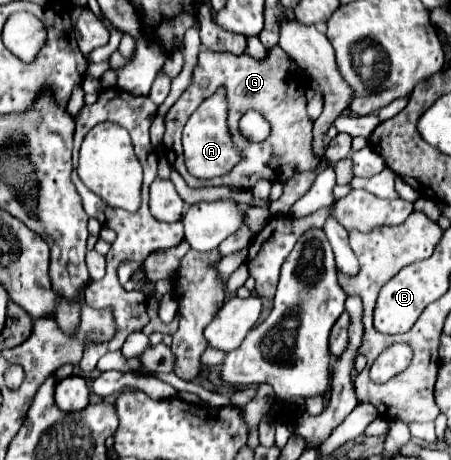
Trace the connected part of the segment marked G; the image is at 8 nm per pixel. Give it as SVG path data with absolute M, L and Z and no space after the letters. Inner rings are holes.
M280 46L272 48L268 52L266 60L254 60L248 54L232 56L232 54L218 54L218 52L210 52L210 50L202 50L198 54L198 64L194 66L190 86L182 92L182 96L166 112L166 118L164 118L166 132L164 132L164 142L162 142L168 162L174 164L174 168L182 174L182 178L186 180L188 186L192 186L192 188L202 186L202 180L194 178L186 170L182 142L180 142L182 128L184 128L186 120L190 118L190 114L206 98L210 98L210 94L214 94L218 88L226 90L228 130L230 130L230 136L232 136L234 144L238 146L238 150L242 150L242 162L238 162L238 166L234 166L234 170L230 170L230 174L224 174L222 178L206 180L204 182L206 186L236 186L236 188L252 190L260 178L284 182L298 172L314 170L318 160L312 154L312 124L314 122L306 114L306 96L304 96L306 84L302 84L300 76L290 74L288 70L290 70L290 58L286 56L286 52L280 50ZM248 108L260 110L264 114L264 118L270 122L272 134L266 142L260 142L260 144L250 142L248 144L246 138L240 136L238 120L240 120L242 112L246 112Z

